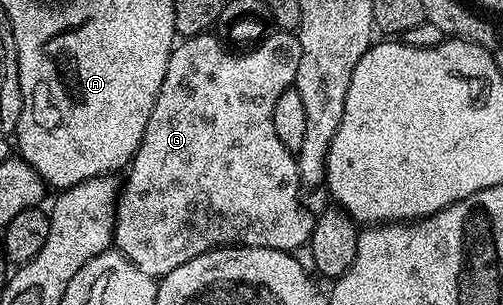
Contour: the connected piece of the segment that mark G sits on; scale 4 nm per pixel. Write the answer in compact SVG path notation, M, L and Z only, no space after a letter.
M210 31L175 44L164 83L160 83L160 95L156 95L152 115L148 115L148 127L144 127L142 142L125 170L112 245L149 277L167 277L180 263L223 247L293 251L307 244L313 234L315 214L307 209L300 193L298 197L297 156L280 143L276 123L272 123L272 107L291 89L300 67L297 36L275 31L249 51L229 51L234 52Z

